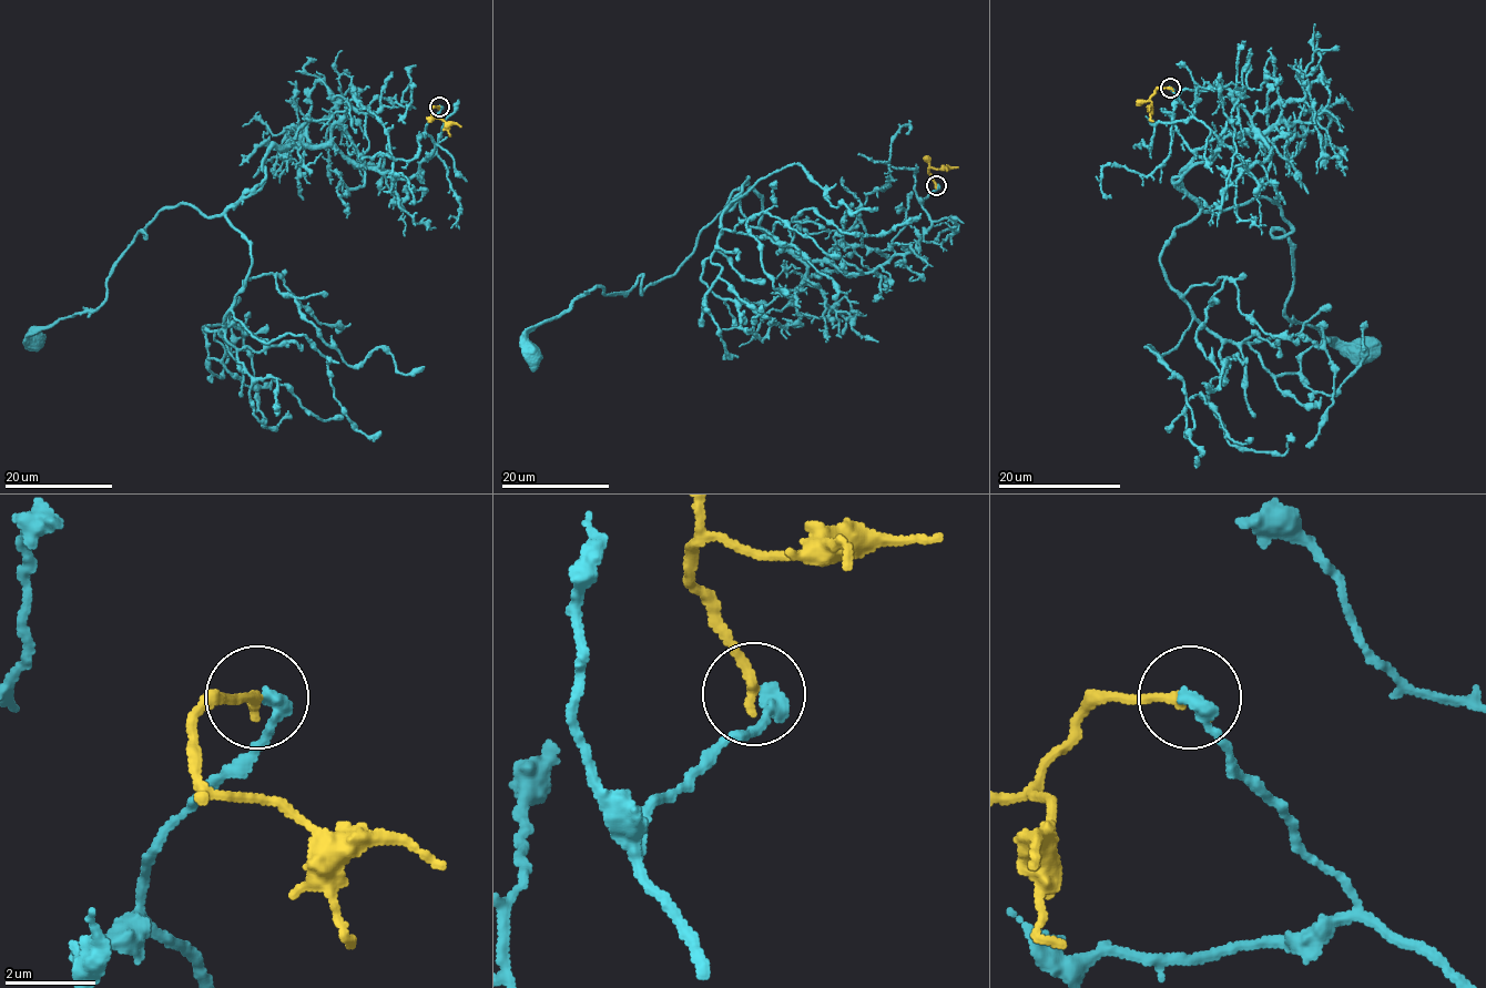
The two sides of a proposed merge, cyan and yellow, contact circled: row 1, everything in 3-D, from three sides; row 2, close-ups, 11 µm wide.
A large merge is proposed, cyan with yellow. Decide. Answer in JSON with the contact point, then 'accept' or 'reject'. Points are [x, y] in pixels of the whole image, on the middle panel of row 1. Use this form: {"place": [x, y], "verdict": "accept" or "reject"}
{"place": [936, 185], "verdict": "reject"}

